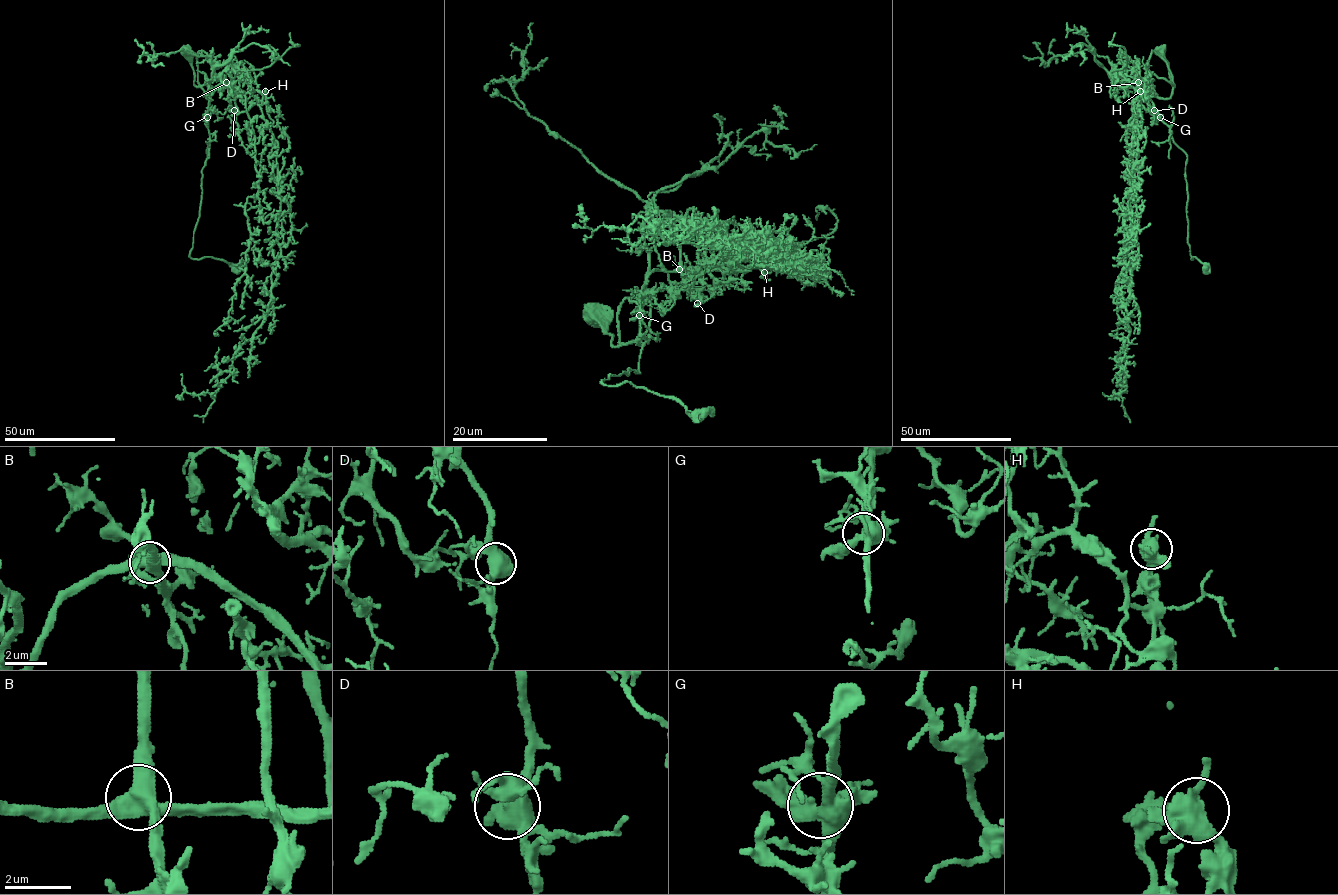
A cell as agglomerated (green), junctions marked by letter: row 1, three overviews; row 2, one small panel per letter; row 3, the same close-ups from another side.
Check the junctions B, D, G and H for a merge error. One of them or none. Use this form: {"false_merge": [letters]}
{"false_merge": ["B"]}

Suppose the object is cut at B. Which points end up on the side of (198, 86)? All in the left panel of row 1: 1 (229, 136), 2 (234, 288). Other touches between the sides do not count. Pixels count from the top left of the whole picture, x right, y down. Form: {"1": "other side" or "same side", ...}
{"1": "same side", "2": "same side"}

